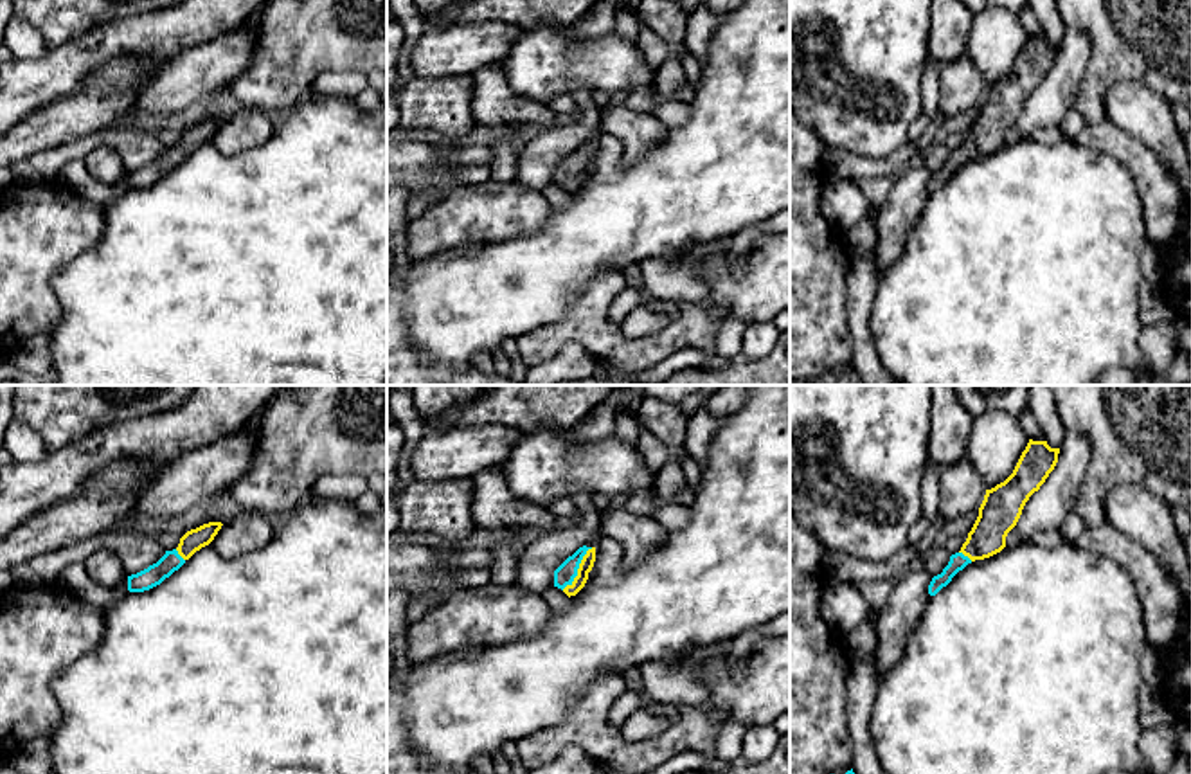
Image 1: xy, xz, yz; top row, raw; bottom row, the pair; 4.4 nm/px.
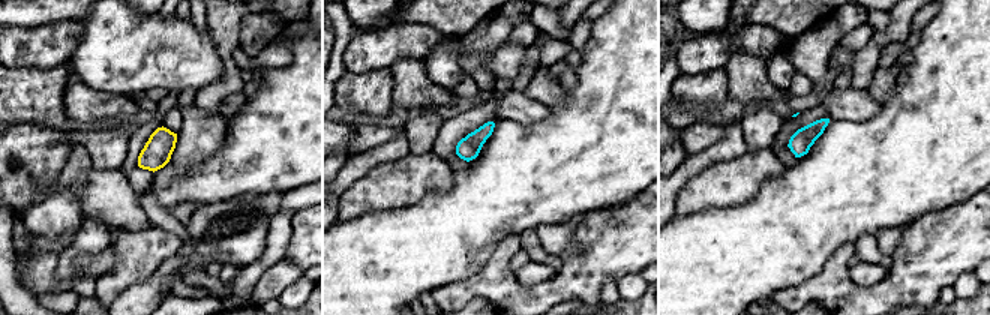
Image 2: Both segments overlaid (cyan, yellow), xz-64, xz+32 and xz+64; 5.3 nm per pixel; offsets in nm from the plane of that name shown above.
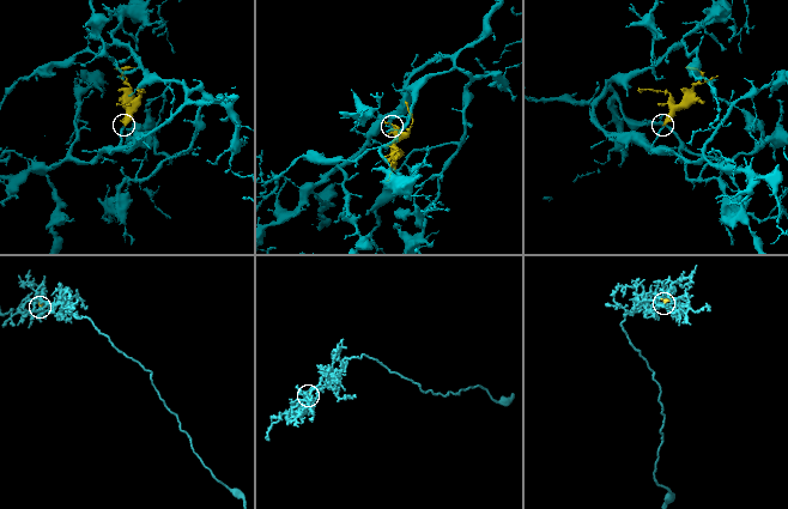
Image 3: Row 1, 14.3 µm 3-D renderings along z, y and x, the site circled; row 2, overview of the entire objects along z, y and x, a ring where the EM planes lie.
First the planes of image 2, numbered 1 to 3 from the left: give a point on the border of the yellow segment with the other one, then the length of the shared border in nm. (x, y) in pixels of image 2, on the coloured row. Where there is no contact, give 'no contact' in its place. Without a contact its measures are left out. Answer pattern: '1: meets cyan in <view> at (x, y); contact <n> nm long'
1: no contact
2: no contact
3: no contact

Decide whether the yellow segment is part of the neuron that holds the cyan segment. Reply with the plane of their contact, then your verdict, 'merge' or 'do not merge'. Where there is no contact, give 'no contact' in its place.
meets cyan in xz; merge

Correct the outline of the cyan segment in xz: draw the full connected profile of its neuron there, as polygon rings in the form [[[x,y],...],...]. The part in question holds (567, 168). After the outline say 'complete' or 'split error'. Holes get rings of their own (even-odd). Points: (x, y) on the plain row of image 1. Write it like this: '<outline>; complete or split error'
[[[579,144],[554,167],[554,184],[561,185],[569,194],[576,193],[585,184],[594,158],[596,144]]]; split error

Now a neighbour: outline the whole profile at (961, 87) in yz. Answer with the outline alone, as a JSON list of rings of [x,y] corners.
[[[964,52],[952,63],[943,63],[939,70],[939,115],[950,119],[964,110],[981,104],[986,83],[975,63]]]

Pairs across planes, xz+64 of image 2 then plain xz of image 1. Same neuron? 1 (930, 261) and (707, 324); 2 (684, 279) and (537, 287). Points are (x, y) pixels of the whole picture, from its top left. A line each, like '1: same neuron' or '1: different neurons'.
1: same neuron
2: same neuron

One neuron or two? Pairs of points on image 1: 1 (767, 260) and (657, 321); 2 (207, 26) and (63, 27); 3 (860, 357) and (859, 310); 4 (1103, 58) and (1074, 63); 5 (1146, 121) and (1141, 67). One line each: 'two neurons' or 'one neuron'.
1: two neurons
2: two neurons
3: one neuron
4: two neurons
5: two neurons

